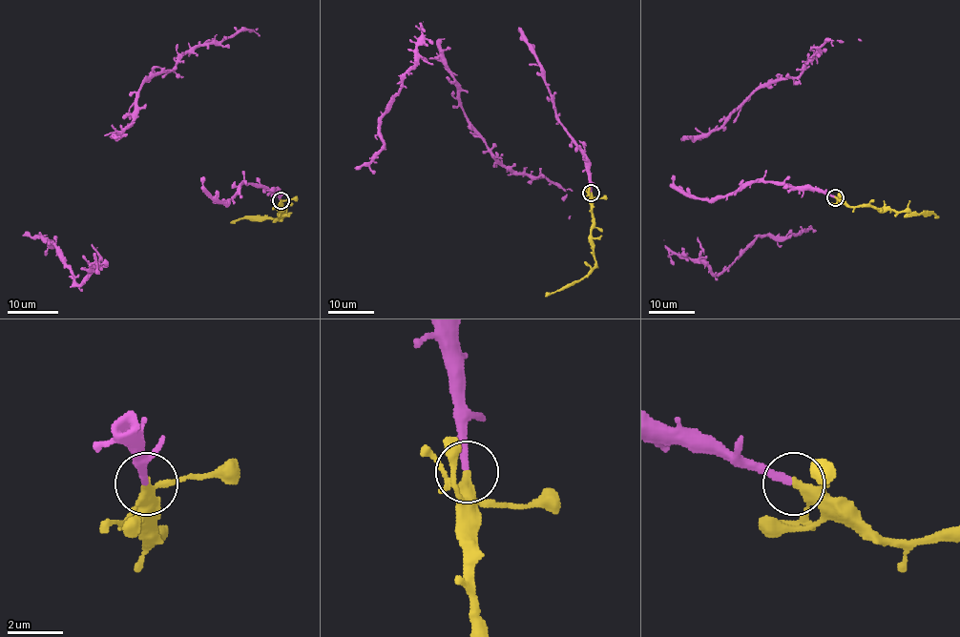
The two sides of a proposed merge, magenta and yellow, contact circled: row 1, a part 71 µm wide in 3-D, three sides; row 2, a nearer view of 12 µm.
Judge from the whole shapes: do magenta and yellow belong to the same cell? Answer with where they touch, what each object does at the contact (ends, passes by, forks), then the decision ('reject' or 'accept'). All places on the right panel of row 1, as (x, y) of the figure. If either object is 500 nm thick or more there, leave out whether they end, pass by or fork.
place (835, 197); magenta ends; yellow forks; accept

